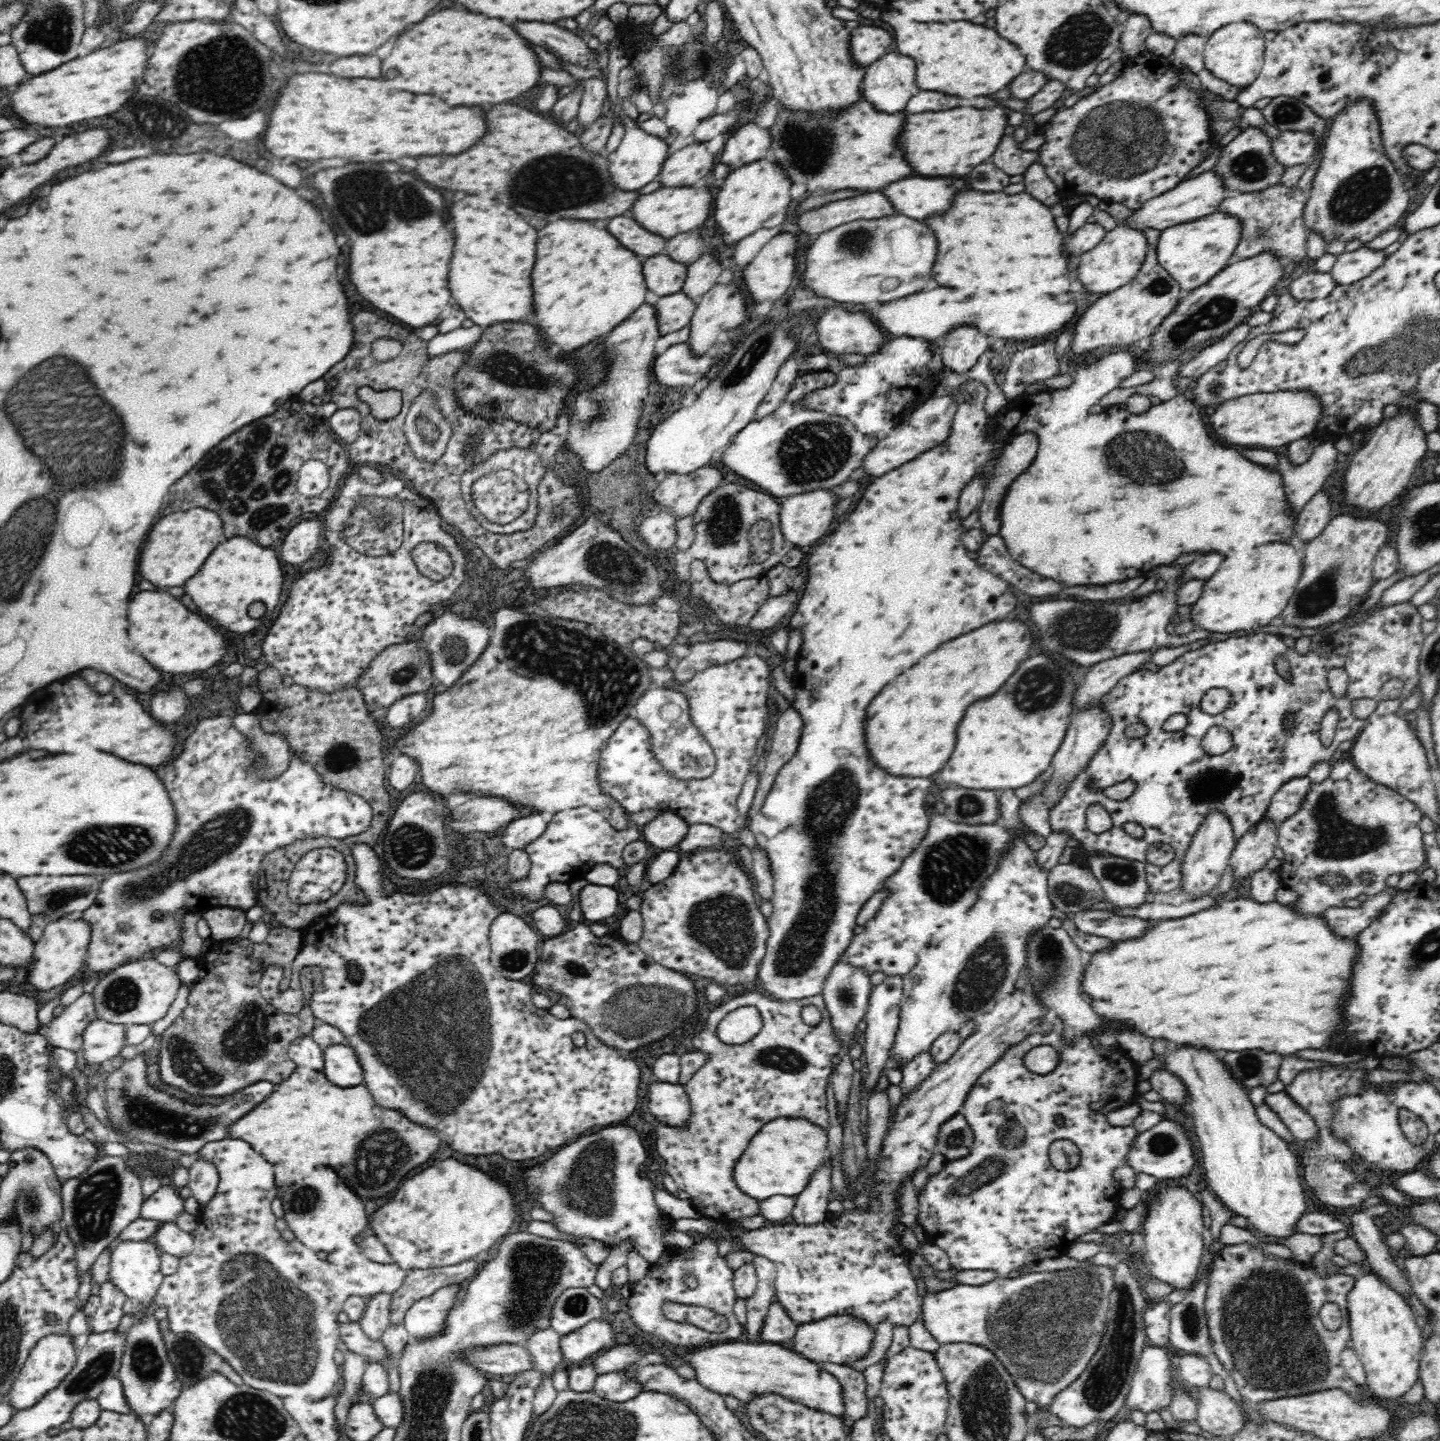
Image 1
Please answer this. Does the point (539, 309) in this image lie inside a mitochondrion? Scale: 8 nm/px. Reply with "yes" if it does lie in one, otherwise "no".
no

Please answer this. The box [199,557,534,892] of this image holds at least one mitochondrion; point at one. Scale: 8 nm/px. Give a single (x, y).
(411, 847)

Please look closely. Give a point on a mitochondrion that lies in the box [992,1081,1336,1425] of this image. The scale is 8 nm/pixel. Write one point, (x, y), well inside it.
(1266, 1326)

